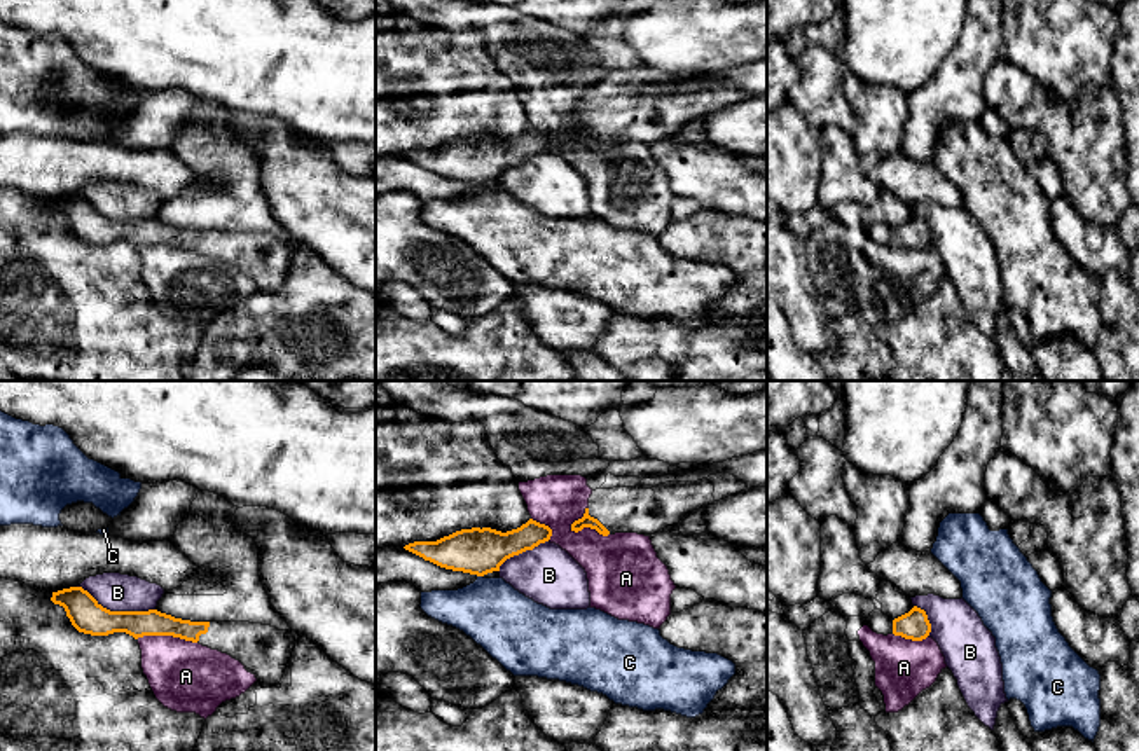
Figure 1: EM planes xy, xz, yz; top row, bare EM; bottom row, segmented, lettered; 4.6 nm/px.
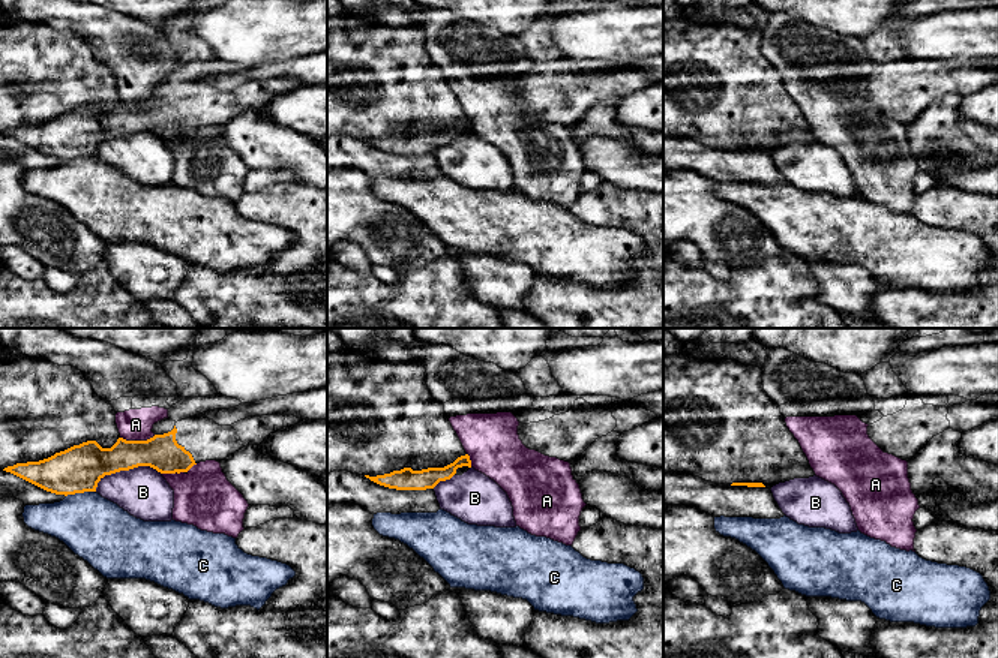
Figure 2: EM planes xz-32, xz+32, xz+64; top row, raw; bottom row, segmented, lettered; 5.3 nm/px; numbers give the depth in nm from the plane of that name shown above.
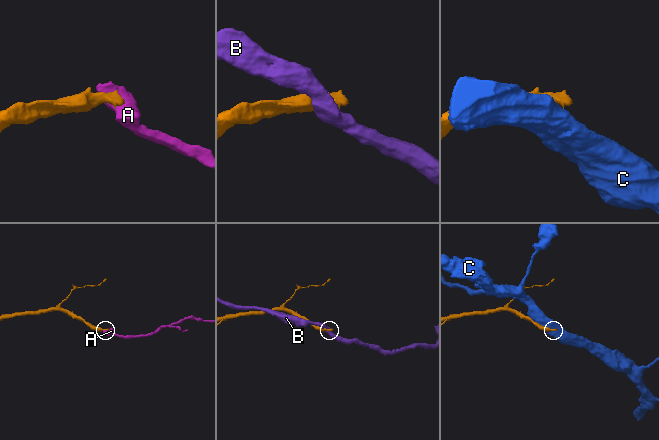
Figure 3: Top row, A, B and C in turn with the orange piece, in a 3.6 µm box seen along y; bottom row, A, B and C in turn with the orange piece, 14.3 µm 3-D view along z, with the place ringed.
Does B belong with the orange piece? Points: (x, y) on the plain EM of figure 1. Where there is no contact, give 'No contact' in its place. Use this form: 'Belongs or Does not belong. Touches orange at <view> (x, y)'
Does not belong. Touches orange at xy (116, 220)

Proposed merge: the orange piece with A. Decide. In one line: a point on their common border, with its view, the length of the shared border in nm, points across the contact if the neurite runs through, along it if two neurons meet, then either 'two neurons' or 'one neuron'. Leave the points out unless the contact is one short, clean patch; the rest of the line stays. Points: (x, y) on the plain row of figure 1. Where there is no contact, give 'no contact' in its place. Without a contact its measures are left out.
meets orange in xz at (589, 135); contact 190 nm long; border along xz (570, 133), (575, 140), (594, 137), (608, 144); two neurons

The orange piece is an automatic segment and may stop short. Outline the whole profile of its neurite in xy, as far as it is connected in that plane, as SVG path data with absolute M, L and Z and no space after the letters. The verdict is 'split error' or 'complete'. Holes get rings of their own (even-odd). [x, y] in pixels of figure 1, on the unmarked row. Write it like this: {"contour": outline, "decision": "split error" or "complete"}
{"contour": "M82 196L52 201L51 210L65 217L79 241L91 245L126 241L135 248L173 245L199 251L239 269L264 293L281 290L293 255L300 246L292 238L278 239L271 234L250 231L190 231L157 218L110 220Z", "decision": "split error"}

